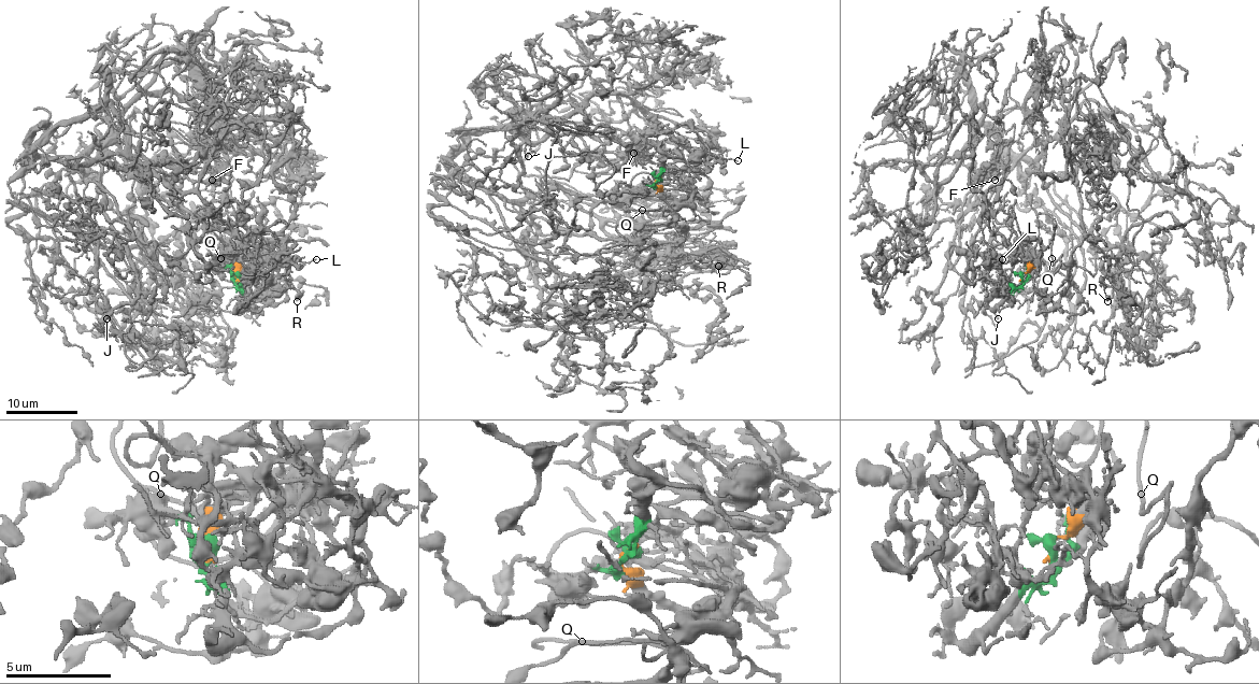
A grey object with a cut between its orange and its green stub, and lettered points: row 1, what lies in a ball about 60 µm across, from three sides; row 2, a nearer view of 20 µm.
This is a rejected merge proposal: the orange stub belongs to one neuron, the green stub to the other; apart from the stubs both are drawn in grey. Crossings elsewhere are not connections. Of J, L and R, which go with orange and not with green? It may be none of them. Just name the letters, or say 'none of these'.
J, R

